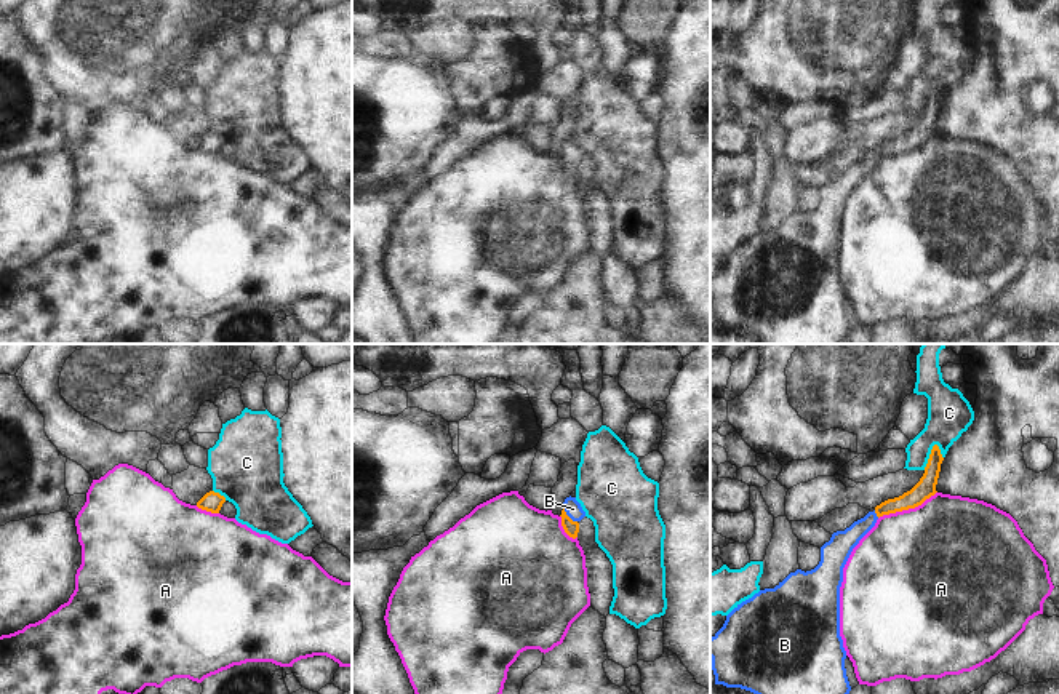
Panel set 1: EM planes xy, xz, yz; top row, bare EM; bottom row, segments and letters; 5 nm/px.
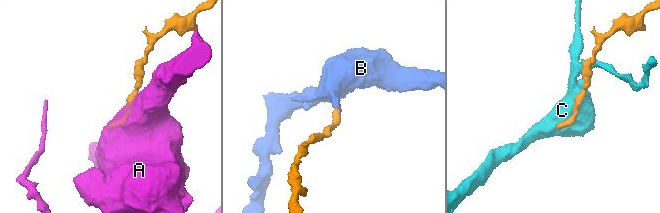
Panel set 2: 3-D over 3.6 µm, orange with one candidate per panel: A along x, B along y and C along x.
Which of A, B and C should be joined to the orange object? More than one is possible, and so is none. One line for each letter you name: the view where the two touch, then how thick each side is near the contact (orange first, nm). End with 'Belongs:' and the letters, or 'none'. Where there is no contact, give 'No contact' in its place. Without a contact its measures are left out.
B: Touches orange in xz. Thickness 80 nm (orange) against 90 nm
Belongs: B.

